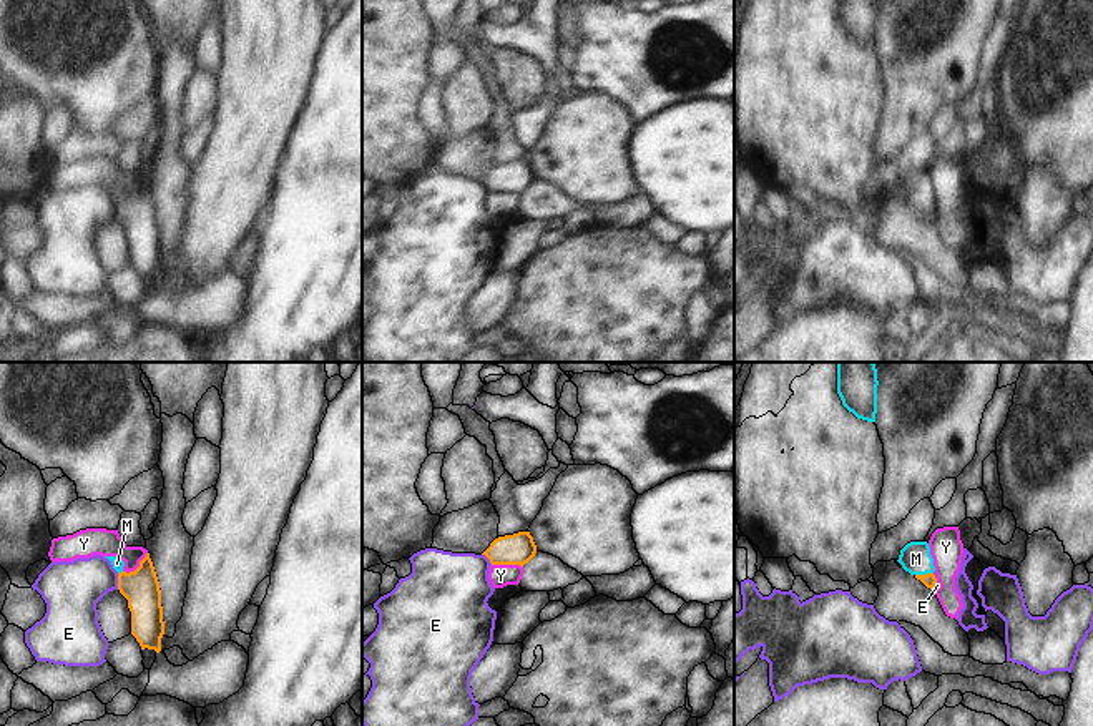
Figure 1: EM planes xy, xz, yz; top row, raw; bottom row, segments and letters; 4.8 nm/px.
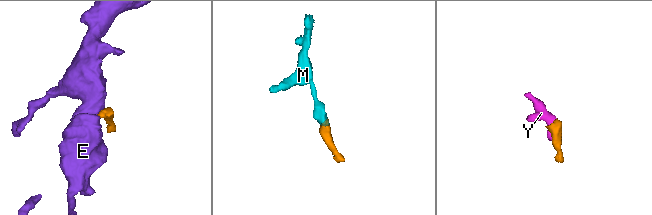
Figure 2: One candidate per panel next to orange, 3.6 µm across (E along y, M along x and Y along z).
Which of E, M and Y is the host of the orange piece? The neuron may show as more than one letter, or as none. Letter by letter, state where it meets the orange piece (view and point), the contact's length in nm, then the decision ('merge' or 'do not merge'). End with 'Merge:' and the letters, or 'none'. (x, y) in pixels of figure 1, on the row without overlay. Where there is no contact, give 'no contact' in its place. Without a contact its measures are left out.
E: xy (118, 210) | 80 nm | do not merge
M: yz (924, 203) | 90 nm | merge
Y: xz (507, 191) | 150 nm | do not merge
Merge: M

